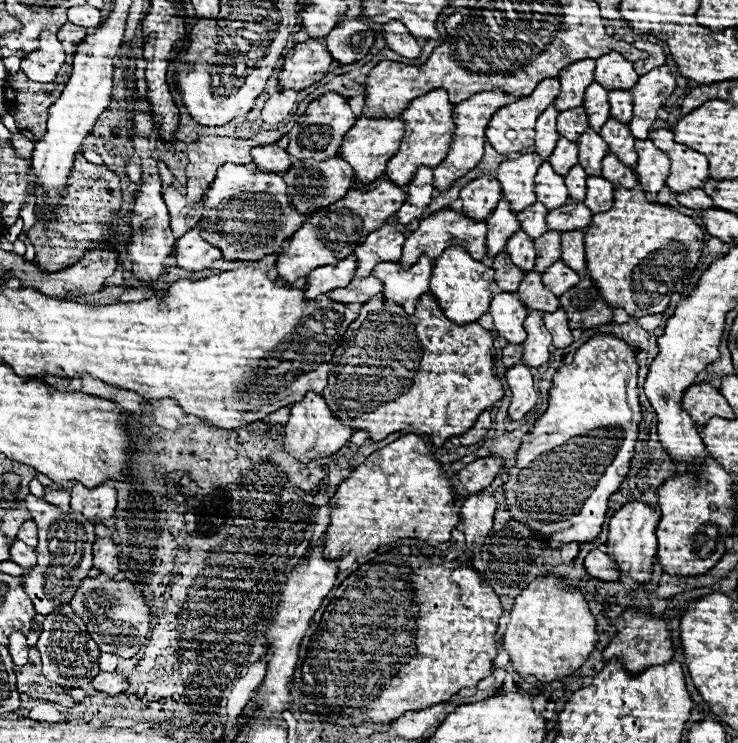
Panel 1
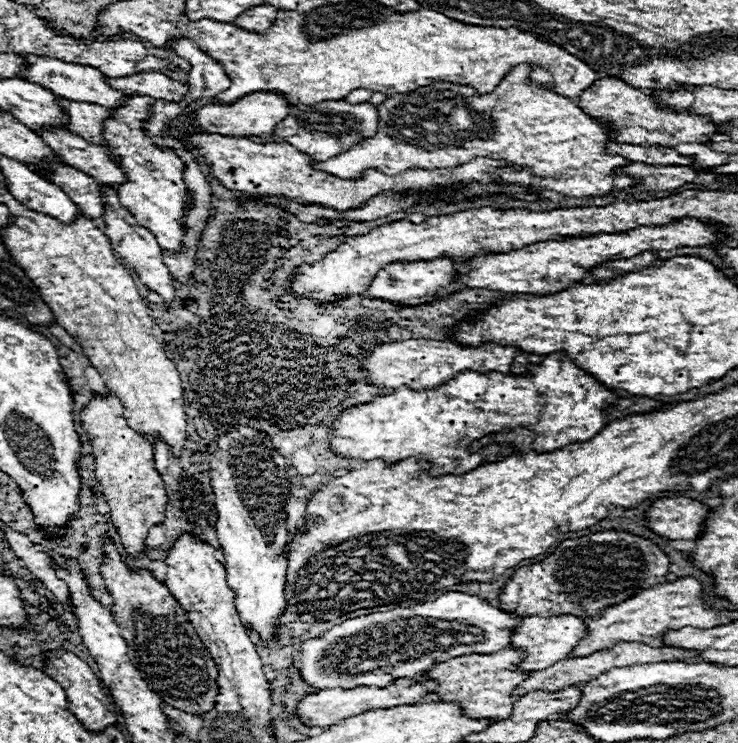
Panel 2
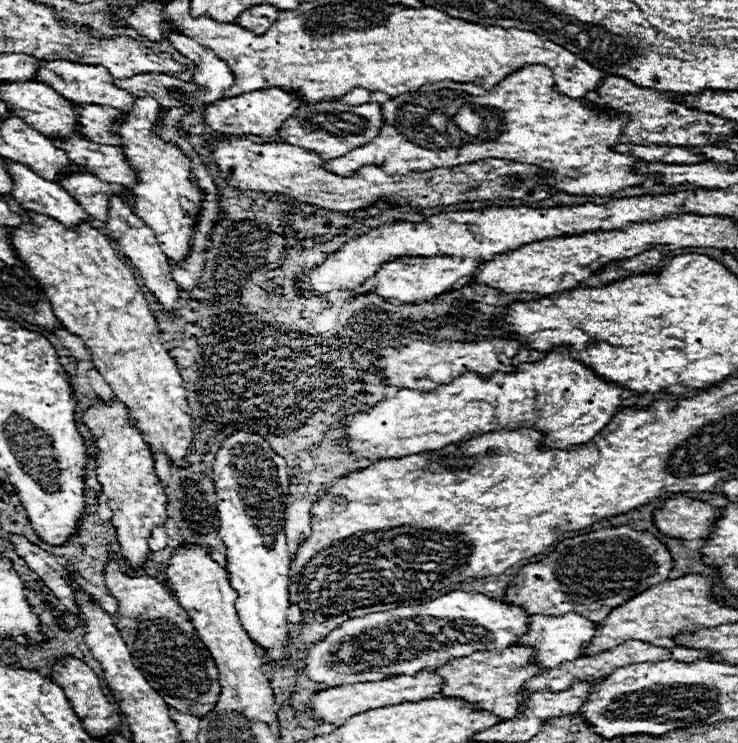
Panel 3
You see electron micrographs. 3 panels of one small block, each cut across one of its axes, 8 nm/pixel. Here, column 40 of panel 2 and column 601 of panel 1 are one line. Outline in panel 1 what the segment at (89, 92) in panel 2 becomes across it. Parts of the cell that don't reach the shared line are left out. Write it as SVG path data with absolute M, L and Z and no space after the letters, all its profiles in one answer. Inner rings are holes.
M618 52L604 54L596 60L596 82L602 88L632 88L636 84L638 74L632 68L632 62L624 60Z

